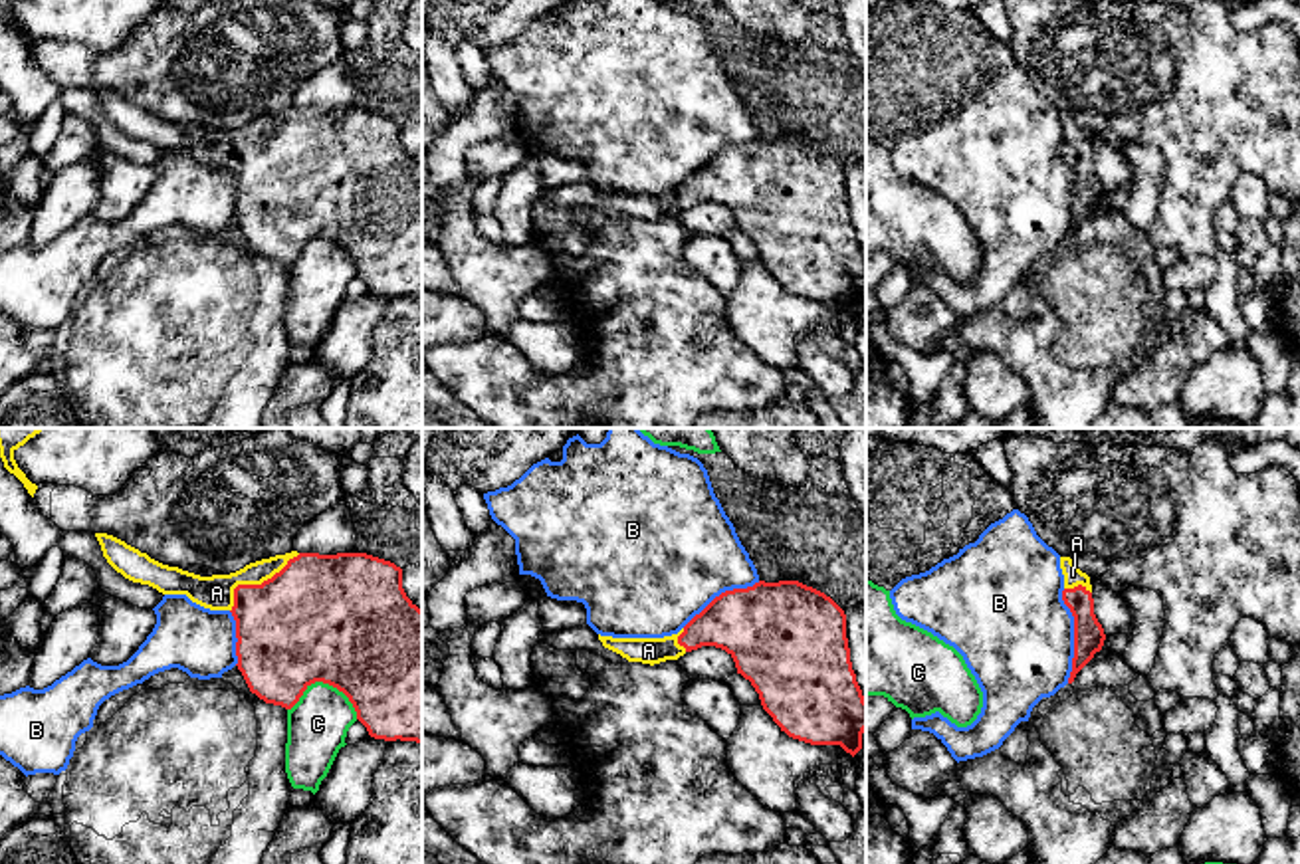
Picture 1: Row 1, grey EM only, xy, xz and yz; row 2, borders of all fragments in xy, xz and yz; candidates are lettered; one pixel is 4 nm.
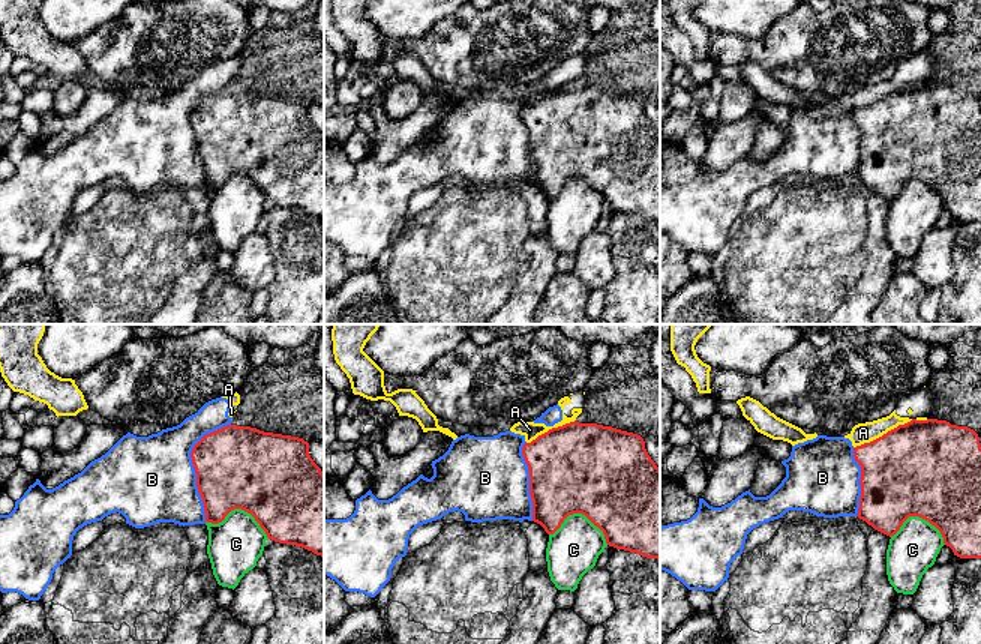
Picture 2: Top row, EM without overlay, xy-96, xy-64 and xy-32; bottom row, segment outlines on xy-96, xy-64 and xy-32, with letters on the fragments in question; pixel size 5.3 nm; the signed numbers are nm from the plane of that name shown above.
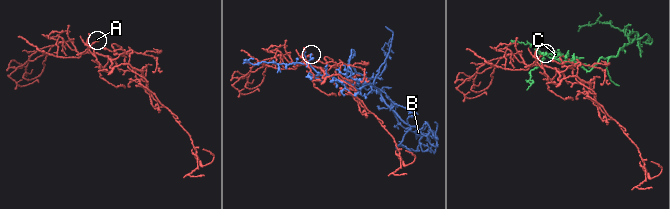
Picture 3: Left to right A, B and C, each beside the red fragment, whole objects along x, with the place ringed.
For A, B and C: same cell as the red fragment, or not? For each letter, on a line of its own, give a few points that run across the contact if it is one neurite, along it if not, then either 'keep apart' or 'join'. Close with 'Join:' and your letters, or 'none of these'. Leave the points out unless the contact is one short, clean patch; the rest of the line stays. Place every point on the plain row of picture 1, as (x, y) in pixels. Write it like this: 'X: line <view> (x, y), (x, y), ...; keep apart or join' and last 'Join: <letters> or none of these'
A: join
B: keep apart
C: keep apart
Join: A

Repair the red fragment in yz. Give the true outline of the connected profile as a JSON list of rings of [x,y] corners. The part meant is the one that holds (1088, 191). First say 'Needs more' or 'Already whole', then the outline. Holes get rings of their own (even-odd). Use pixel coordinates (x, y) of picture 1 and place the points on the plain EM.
Needs more. [[[1060,113],[1064,131],[1062,157],[1074,172],[1074,214],[1068,240],[1102,206],[1106,190],[1094,170],[1090,133],[1082,129],[1070,113]]]

